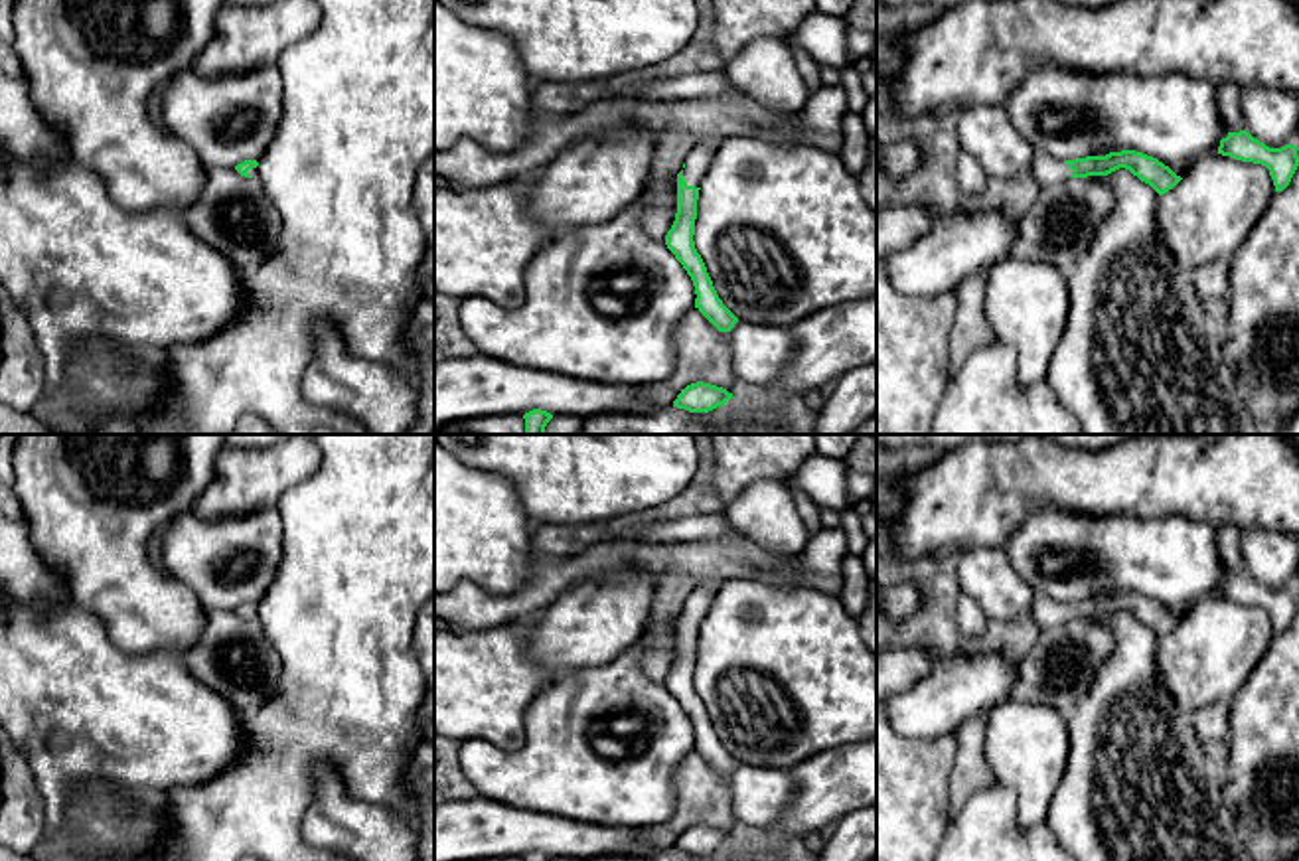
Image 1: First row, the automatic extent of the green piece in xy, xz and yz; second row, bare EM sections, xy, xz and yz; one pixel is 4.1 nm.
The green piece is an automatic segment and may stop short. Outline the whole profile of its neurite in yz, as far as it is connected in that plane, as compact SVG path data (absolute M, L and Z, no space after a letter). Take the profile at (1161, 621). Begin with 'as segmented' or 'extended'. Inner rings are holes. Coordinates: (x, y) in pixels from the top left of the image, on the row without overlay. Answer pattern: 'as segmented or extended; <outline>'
extended; M1135 592L1109 594L1106 598L1086 598L1064 604L1046 596L1034 596L1029 614L1038 630L1046 630L1068 620L1108 618L1119 610L1129 612L1141 624L1149 626L1159 638L1167 636L1183 622L1157 600Z

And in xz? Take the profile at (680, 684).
extended; M721 583L693 587L685 610L677 616L677 656L665 677L667 691L683 707L695 729L695 750L719 772L730 774L738 760L723 746L701 697L695 691L695 662L701 624Z

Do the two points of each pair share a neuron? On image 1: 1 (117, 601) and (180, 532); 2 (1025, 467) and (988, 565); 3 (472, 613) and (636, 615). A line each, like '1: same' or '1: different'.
1: different
2: different
3: different

